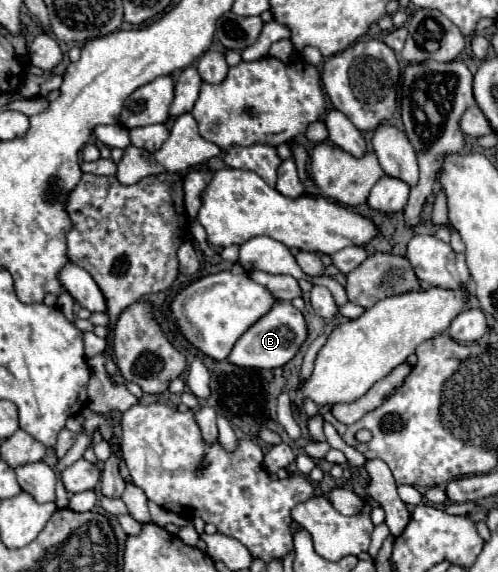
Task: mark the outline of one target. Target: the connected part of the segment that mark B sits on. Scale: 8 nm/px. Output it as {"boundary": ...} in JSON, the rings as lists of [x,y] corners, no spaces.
{"boundary":[[[277,301],[273,309],[265,317],[261,317],[261,321],[251,325],[247,333],[241,335],[241,339],[235,343],[227,359],[239,367],[253,367],[253,369],[283,367],[295,357],[295,353],[305,343],[305,339],[307,339],[307,323],[303,313],[295,309],[291,303]]]}

